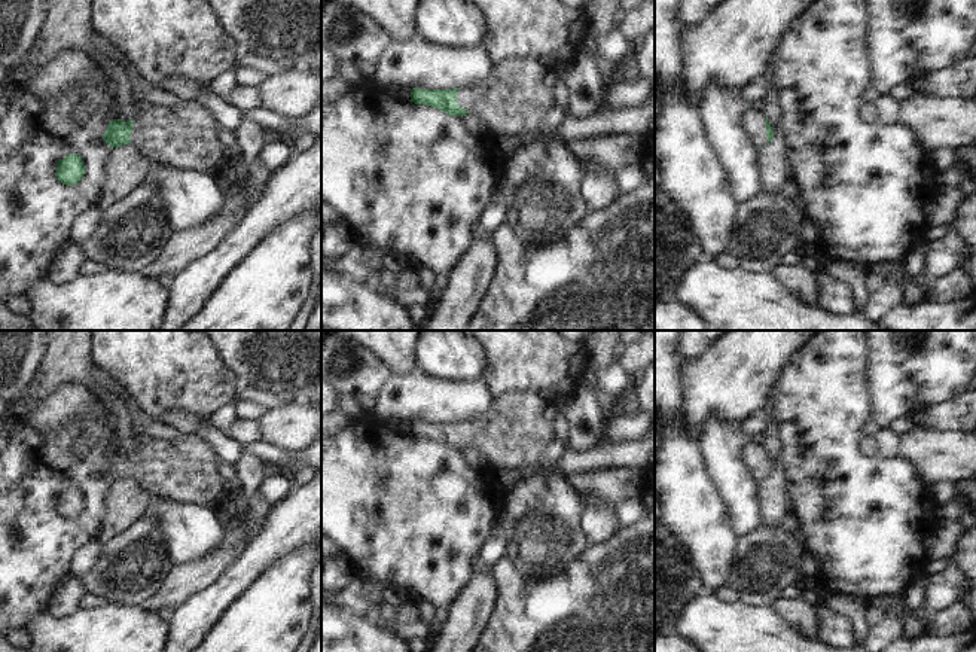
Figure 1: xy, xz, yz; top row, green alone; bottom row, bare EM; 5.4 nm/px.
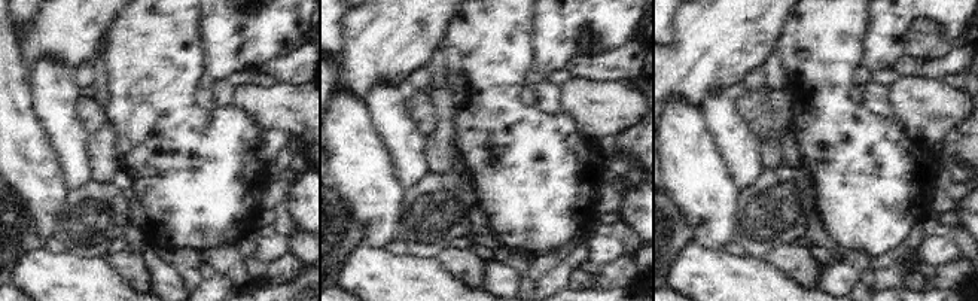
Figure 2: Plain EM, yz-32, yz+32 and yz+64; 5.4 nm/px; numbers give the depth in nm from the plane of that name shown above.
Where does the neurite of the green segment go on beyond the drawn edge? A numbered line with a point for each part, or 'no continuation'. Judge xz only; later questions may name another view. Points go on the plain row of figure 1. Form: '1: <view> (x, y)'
1: xz (515, 430)

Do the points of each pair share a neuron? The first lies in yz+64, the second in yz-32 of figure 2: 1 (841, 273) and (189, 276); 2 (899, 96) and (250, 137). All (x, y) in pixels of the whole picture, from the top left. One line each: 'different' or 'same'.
1: different
2: different

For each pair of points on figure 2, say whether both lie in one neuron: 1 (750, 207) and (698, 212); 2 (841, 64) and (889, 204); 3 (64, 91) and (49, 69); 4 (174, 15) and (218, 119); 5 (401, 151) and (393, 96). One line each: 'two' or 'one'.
1: two
2: one
3: one
4: one
5: one

